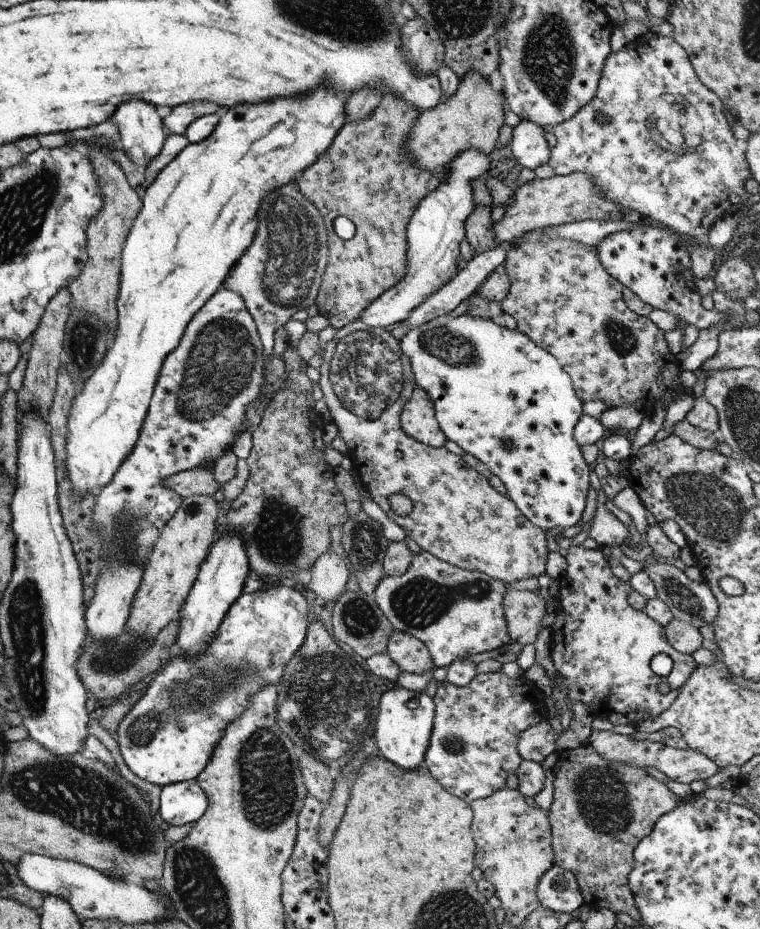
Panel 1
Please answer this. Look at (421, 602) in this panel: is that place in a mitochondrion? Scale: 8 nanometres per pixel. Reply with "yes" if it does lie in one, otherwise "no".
yes

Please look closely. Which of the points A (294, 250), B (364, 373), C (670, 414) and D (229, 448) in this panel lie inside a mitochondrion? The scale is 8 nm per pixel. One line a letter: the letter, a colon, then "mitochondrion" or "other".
A: mitochondrion
B: mitochondrion
C: other
D: other

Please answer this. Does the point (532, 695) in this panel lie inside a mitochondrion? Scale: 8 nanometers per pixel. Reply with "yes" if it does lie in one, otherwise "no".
no

